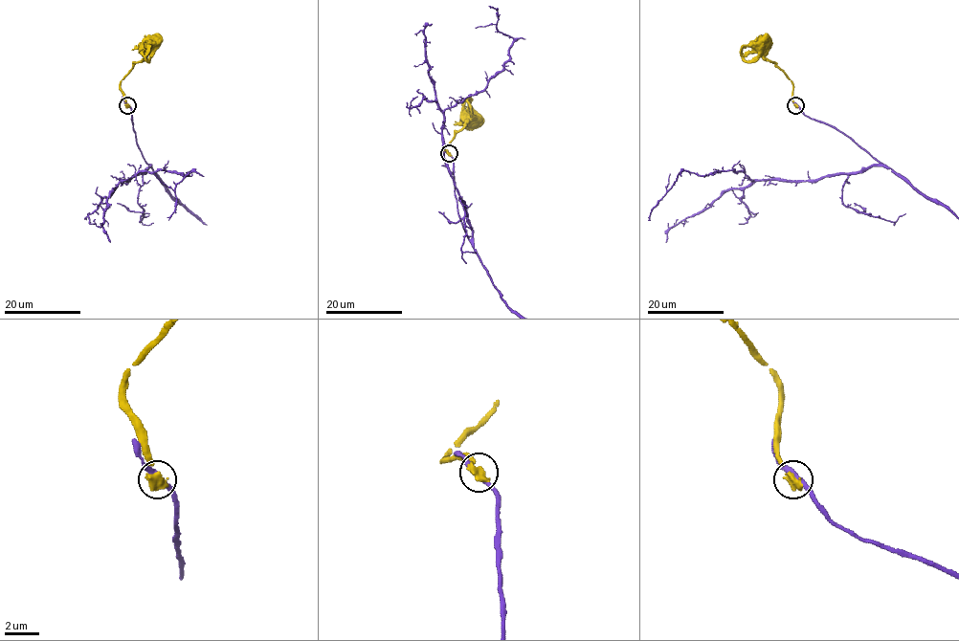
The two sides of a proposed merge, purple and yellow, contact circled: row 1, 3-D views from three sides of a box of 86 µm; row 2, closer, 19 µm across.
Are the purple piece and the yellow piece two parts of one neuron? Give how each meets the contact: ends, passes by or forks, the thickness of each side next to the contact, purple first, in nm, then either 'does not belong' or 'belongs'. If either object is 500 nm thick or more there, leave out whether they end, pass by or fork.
300 nm thick on the purple side, 550 nm on the other; does not belong

